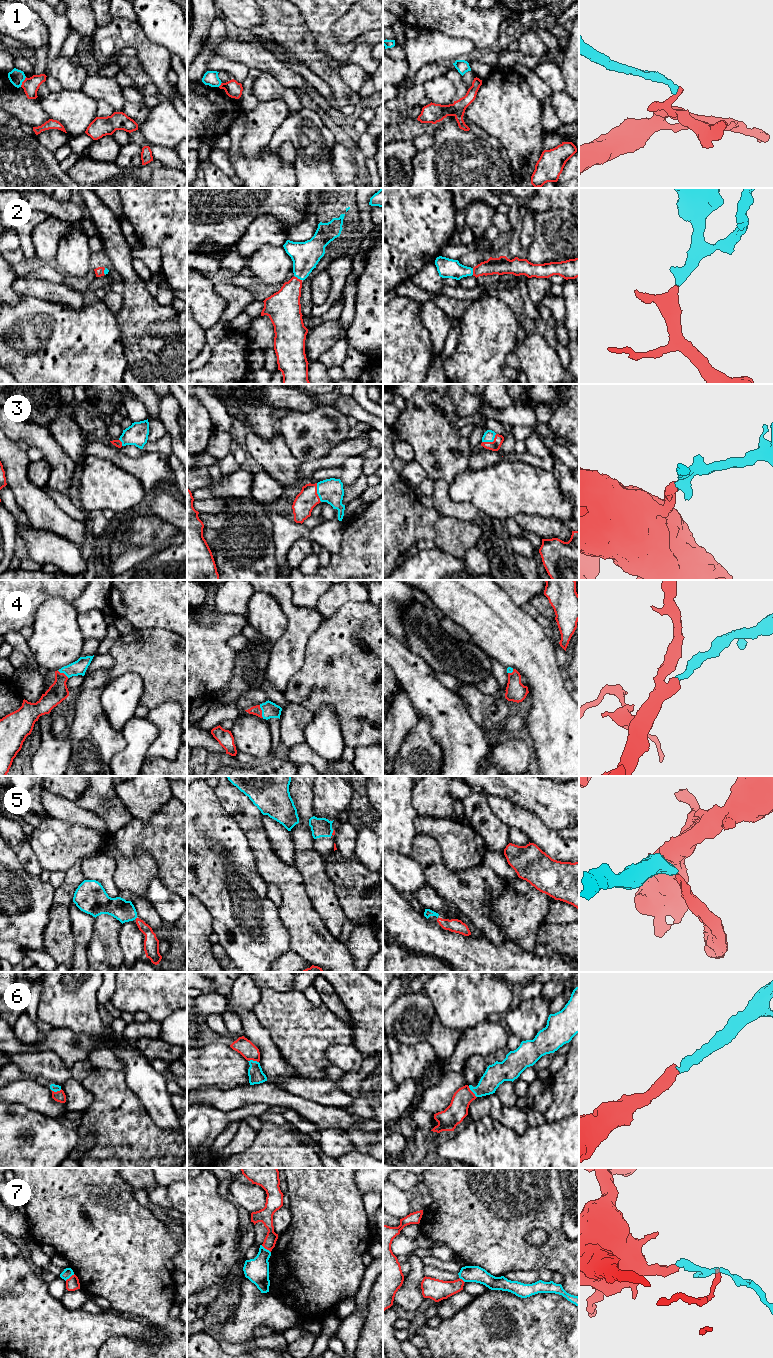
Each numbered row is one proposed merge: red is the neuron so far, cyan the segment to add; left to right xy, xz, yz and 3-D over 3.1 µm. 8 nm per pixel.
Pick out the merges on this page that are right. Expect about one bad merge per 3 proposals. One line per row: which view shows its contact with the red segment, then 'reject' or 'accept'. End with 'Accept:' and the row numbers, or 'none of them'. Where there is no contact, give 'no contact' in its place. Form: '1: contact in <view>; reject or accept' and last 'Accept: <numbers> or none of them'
1: contact in xy; reject
2: contact in xz; accept
3: contact in xz; accept
4: contact in xz; accept
5: contact in xz; accept
6: contact in yz; accept
7: contact in xz; reject
Accept: 2, 3, 4, 5, 6

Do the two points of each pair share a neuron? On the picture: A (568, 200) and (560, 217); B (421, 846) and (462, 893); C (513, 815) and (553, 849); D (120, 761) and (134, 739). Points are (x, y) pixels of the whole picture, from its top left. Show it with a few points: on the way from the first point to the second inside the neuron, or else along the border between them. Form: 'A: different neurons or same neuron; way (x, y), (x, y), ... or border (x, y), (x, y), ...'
A: different neurons; border (568, 210), (550, 209), (541, 211)
B: same neuron; way (431, 858), (436, 863), (436, 867), (450, 881)
C: same neuron; way (523, 819), (543, 839)
D: same neuron; way (125, 756), (134, 747), (134, 744)

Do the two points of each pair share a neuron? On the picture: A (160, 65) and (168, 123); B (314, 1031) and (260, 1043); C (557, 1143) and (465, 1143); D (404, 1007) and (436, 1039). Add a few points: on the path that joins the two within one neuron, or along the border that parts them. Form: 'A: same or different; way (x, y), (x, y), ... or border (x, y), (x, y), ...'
A: different; border (162, 96), (171, 101)
B: different; border (258, 1020), (268, 1032), (284, 1060)
C: same; way (534, 1143), (488, 1143)
D: same; way (412, 1015), (428, 1031)

